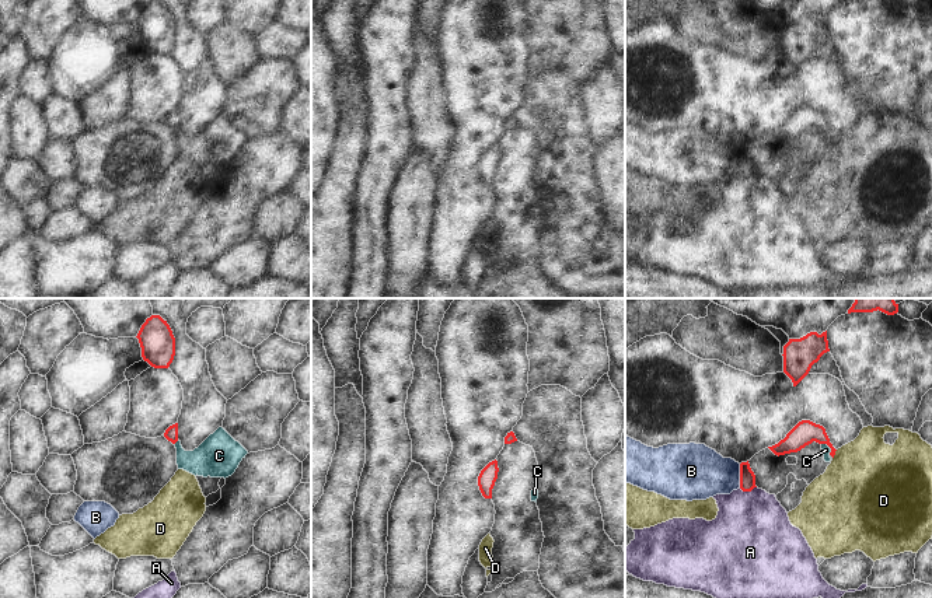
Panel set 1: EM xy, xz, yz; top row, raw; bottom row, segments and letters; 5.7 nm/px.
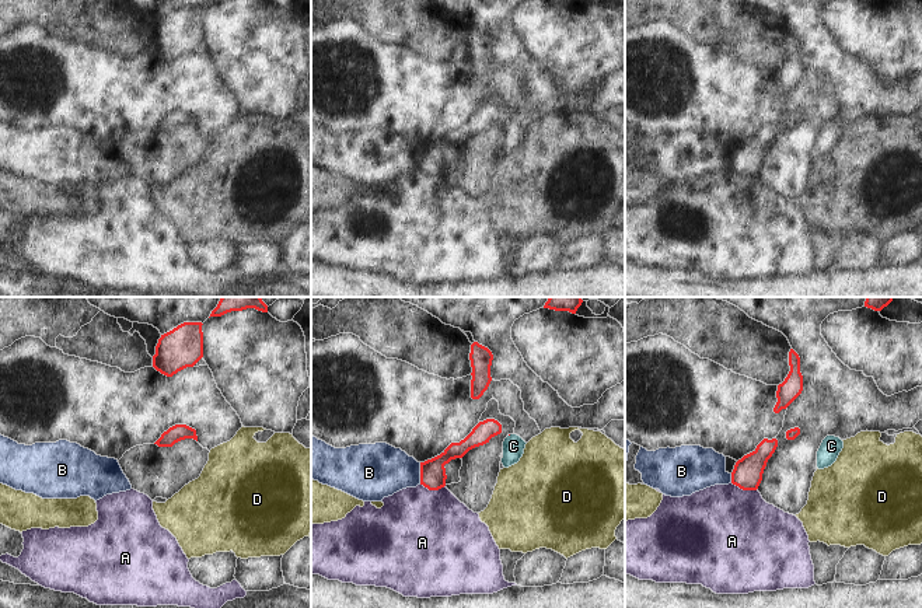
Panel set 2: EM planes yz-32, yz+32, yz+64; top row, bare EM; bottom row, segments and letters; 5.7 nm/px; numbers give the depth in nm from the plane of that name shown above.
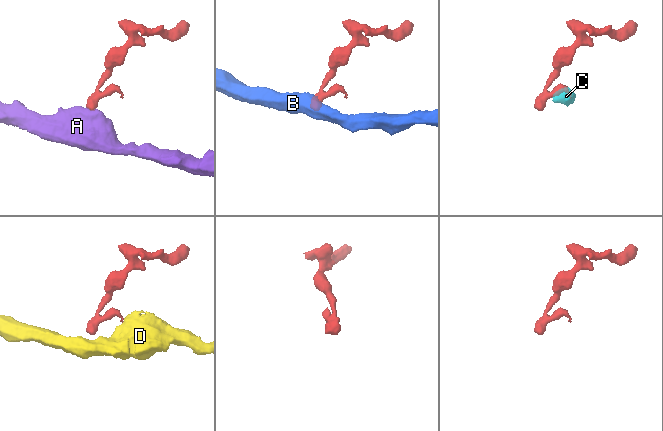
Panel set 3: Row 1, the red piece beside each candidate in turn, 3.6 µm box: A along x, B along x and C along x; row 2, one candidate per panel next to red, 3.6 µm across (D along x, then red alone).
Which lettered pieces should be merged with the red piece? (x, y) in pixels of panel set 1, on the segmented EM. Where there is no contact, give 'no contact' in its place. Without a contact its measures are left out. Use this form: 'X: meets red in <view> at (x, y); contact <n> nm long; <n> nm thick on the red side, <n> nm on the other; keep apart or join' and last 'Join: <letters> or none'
A: meets red in yz at (747, 490); contact 100 nm long; 100 nm thick on the red side, 460 nm on the other; keep apart
B: meets red in yz at (740, 476); contact 140 nm long; 100 nm thick on the red side, 320 nm on the other; keep apart
C: meets red in yz at (828, 446); contact 90 nm long; 140 nm thick on the red side, 50 nm on the other; join
D: meets red in yz at (834, 454); contact 60 nm long; 140 nm thick on the red side, 480 nm on the other; keep apart
Join: C

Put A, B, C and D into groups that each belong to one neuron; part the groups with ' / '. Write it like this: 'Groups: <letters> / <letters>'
Groups: A / B / C / D

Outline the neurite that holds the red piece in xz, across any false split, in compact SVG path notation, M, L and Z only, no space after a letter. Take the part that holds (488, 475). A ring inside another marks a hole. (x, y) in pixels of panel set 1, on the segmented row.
M495 459L489 462L478 476L478 486L485 499L492 499L492 489L498 479L498 472L499 472L498 461Z

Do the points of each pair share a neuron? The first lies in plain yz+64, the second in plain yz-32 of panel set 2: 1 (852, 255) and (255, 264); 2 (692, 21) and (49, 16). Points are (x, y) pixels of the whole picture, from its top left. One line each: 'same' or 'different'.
1: different
2: different

